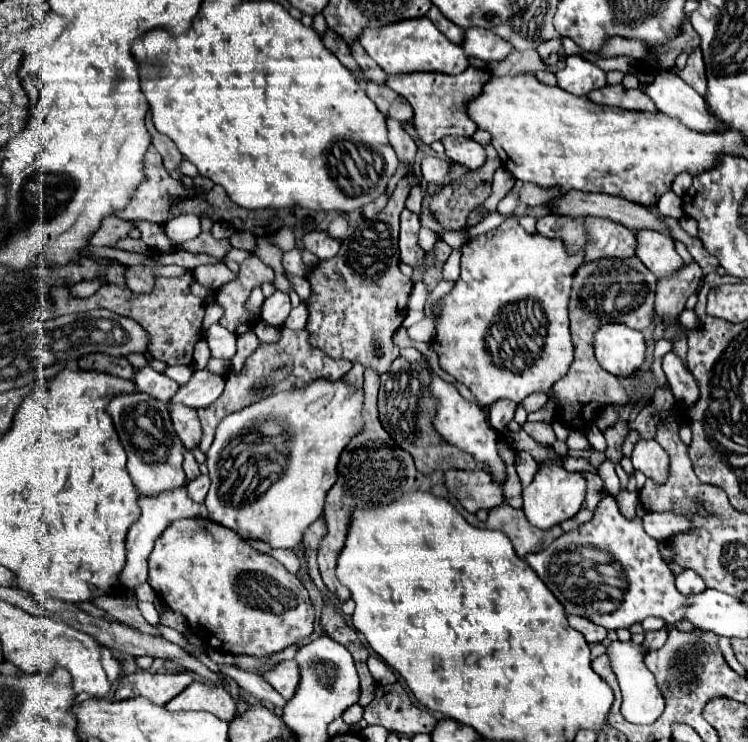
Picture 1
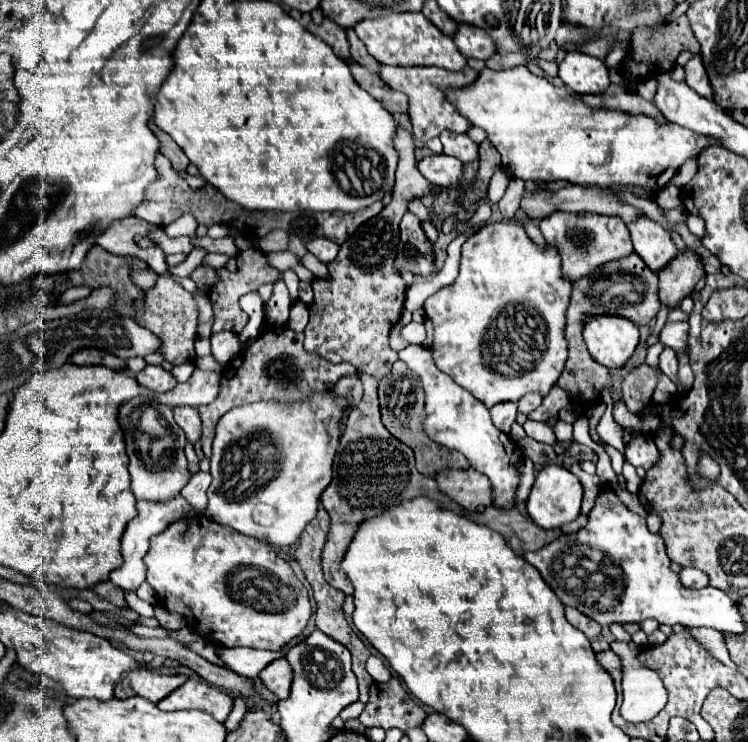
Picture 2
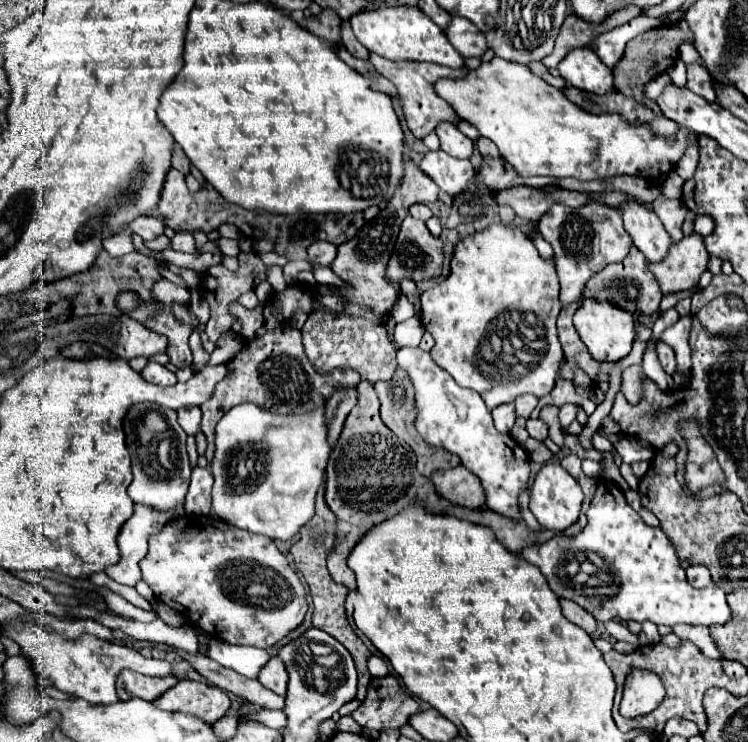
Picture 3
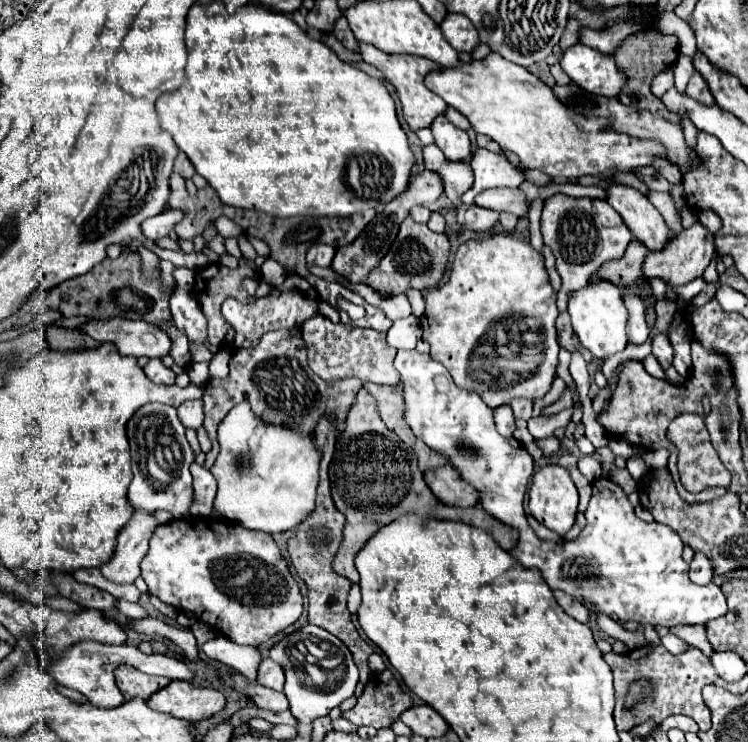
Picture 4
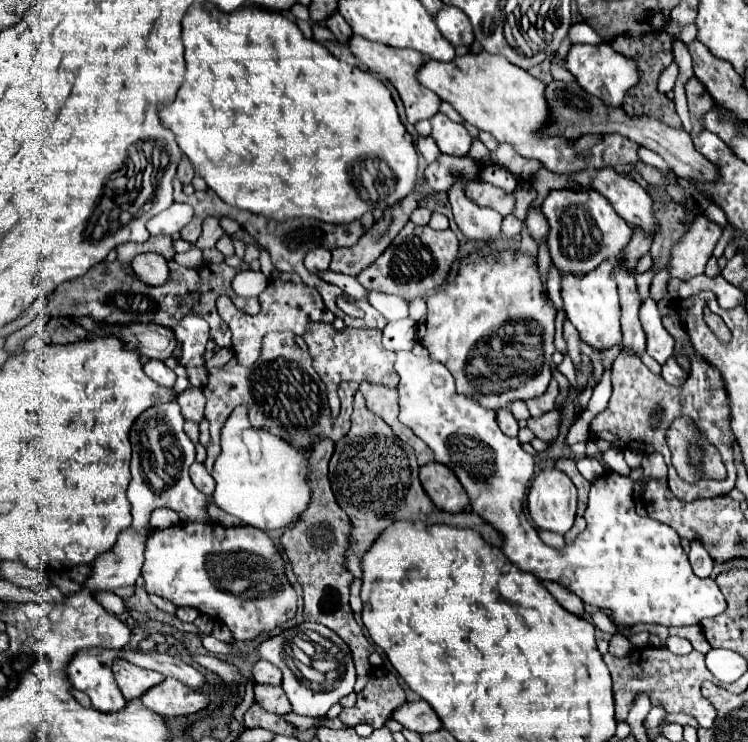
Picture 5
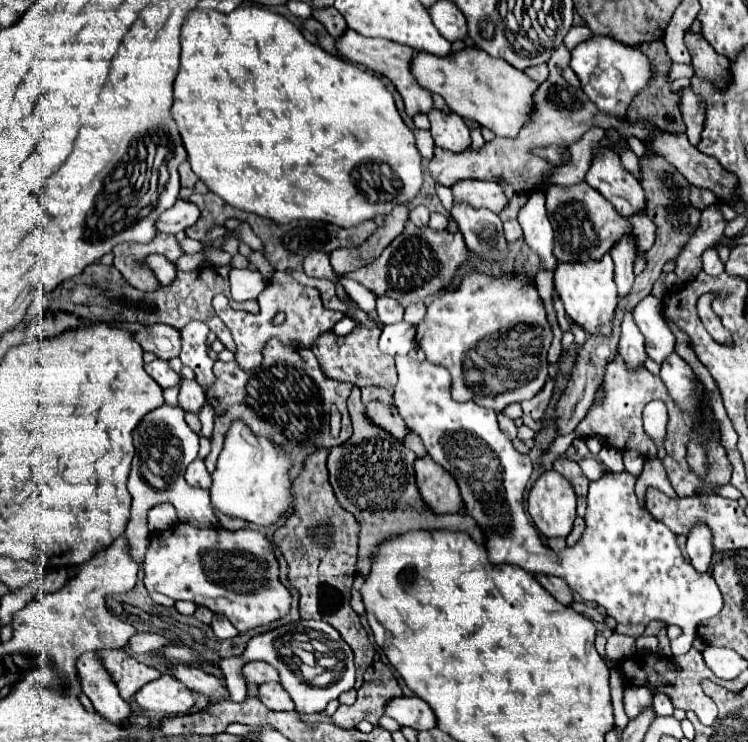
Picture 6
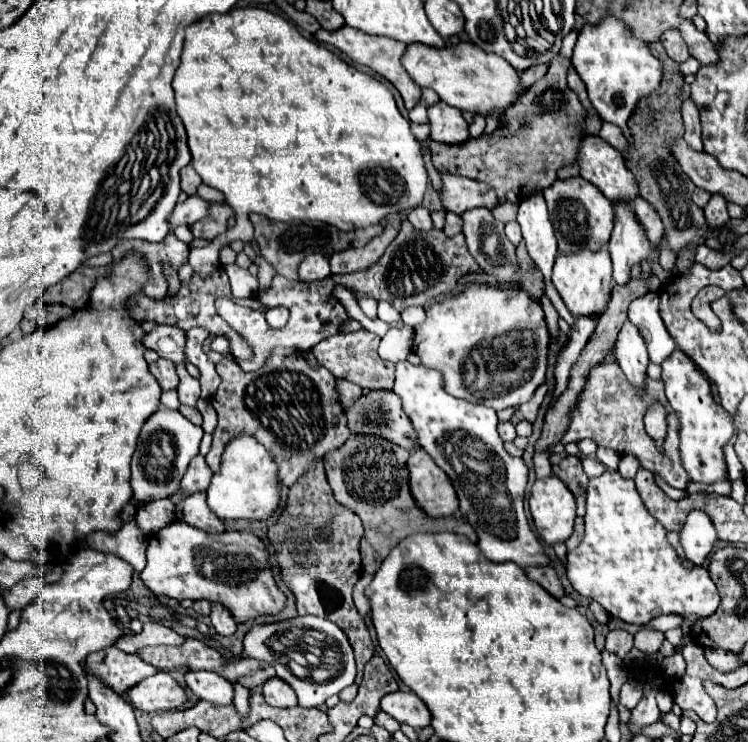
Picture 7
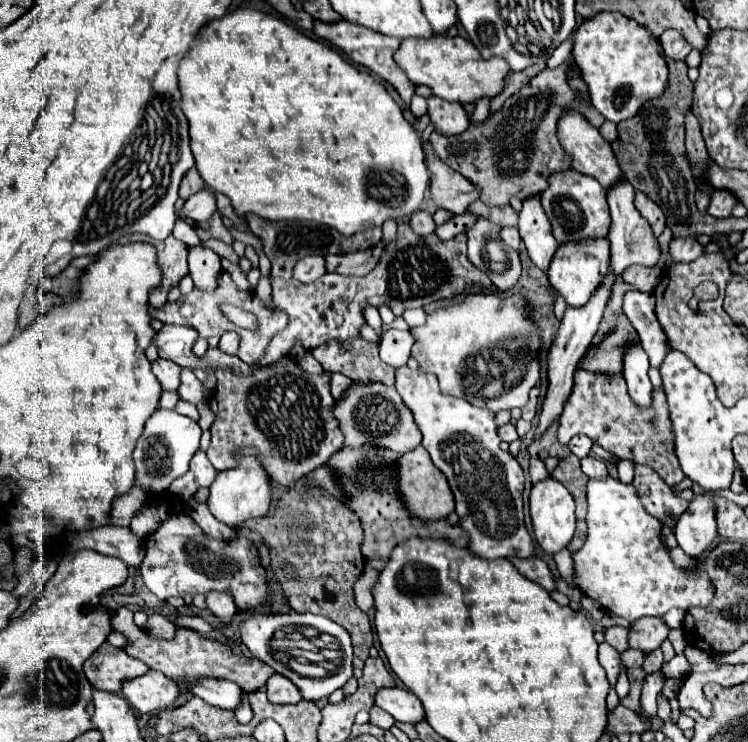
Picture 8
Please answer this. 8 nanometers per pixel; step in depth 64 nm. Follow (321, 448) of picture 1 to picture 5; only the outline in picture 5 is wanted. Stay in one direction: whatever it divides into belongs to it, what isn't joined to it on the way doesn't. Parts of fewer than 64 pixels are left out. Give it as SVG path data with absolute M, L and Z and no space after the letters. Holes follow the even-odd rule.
M238 406L222 428L222 452L212 470L212 478L216 480L212 498L218 508L248 526L260 530L284 528L294 524L308 506L310 488L306 484L306 472L306 452L298 452L282 438L252 428L246 408Z

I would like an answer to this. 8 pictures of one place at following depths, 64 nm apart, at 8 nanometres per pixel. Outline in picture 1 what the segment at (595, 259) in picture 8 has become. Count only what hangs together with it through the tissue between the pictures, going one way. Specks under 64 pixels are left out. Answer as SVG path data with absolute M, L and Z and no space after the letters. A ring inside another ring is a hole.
M602 324L592 346L600 366L614 376L630 376L644 362L642 334L622 324Z

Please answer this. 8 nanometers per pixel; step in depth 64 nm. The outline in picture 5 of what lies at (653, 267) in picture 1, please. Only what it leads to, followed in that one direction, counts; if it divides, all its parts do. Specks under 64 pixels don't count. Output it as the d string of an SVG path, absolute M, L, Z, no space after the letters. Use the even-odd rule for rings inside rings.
M604 166L594 172L592 188L598 190L628 224L642 226L646 232L656 232L652 198L638 182Z

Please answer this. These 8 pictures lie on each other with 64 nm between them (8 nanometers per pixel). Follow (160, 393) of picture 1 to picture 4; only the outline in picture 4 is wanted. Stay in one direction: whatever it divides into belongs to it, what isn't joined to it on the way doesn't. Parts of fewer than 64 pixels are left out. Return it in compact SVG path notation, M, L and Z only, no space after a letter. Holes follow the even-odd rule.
M148 360L148 364L144 366L144 372L156 384L174 384L176 380L176 374L170 368L166 368L160 360Z

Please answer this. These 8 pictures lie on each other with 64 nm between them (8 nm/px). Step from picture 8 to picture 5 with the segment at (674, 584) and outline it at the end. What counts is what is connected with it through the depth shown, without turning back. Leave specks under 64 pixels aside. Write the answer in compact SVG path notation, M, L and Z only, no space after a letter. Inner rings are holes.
M398 352L396 372L400 376L400 422L406 424L420 440L428 444L428 448L434 452L436 462L448 466L458 476L460 484L468 494L470 510L502 534L500 550L514 566L522 568L524 572L532 572L540 580L554 580L560 584L564 582L562 586L578 594L582 602L608 610L608 614L620 626L634 626L638 622L664 626L694 626L700 624L704 618L714 618L726 610L726 600L718 584L712 578L698 578L692 572L688 556L680 546L680 536L670 526L648 516L636 514L632 486L637 477L642 477L642 469L632 470L627 476L608 472L596 482L592 482L589 502L583 515L586 520L585 530L571 545L566 545L564 550L554 550L540 540L536 528L530 524L522 510L526 484L534 474L532 454L526 454L520 448L518 438L508 438L506 434L502 434L496 424L496 412L482 408L478 402L466 396L456 394L454 378L448 368L432 358L420 358L412 352ZM668 636L665 641L666 647L676 655L688 654L693 650L691 643L677 636Z

